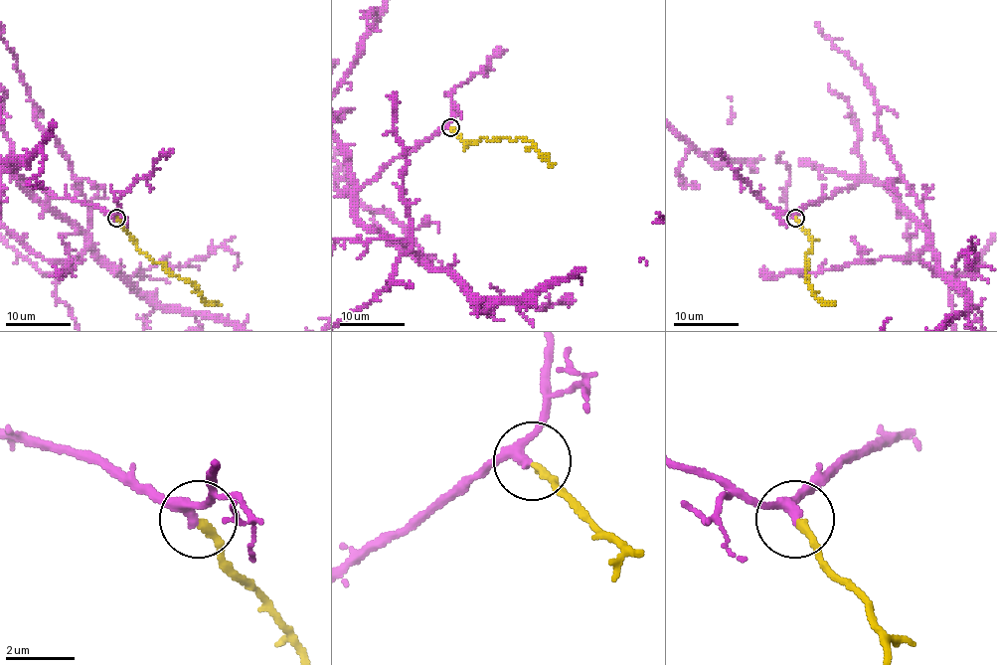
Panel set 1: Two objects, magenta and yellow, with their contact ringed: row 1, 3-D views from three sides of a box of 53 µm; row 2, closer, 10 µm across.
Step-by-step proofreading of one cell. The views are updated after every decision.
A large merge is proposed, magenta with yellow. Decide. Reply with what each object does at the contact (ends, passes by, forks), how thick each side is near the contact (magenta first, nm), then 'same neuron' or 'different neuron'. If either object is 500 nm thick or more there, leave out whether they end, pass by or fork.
magenta passes by; yellow ends; calibres 280 and 200 nm; same neuron

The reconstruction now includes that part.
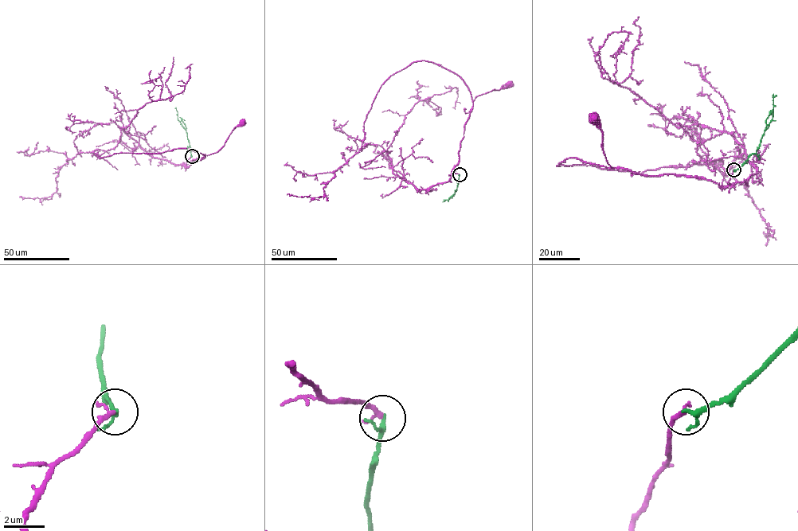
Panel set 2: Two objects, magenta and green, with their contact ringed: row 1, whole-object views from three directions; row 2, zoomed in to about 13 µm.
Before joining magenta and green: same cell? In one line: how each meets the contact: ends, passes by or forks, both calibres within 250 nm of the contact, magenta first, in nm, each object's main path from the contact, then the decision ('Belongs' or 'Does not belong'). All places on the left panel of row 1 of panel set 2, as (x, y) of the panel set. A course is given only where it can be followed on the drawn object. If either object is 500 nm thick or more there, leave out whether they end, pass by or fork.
At the ring magenta ends. At the ring green passes by. Thickness 240 nm (magenta) against 190 nm. Course of magenta: (192, 156), (185, 165), (186, 167), (193, 160), (201, 160), (205, 155), (217, 152), (232, 130), (243, 122). Course of green: (192, 156), (187, 133), (177, 119), (175, 108). Belongs

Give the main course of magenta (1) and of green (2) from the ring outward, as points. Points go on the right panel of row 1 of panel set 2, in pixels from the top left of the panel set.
1: (733, 170), (729, 184), (721, 187), (694, 177), (644, 176), (613, 169), (606, 159), (602, 130), (595, 117)
2: (733, 170), (737, 169), (759, 146), (760, 138), (772, 119), (773, 98), (776, 95)

